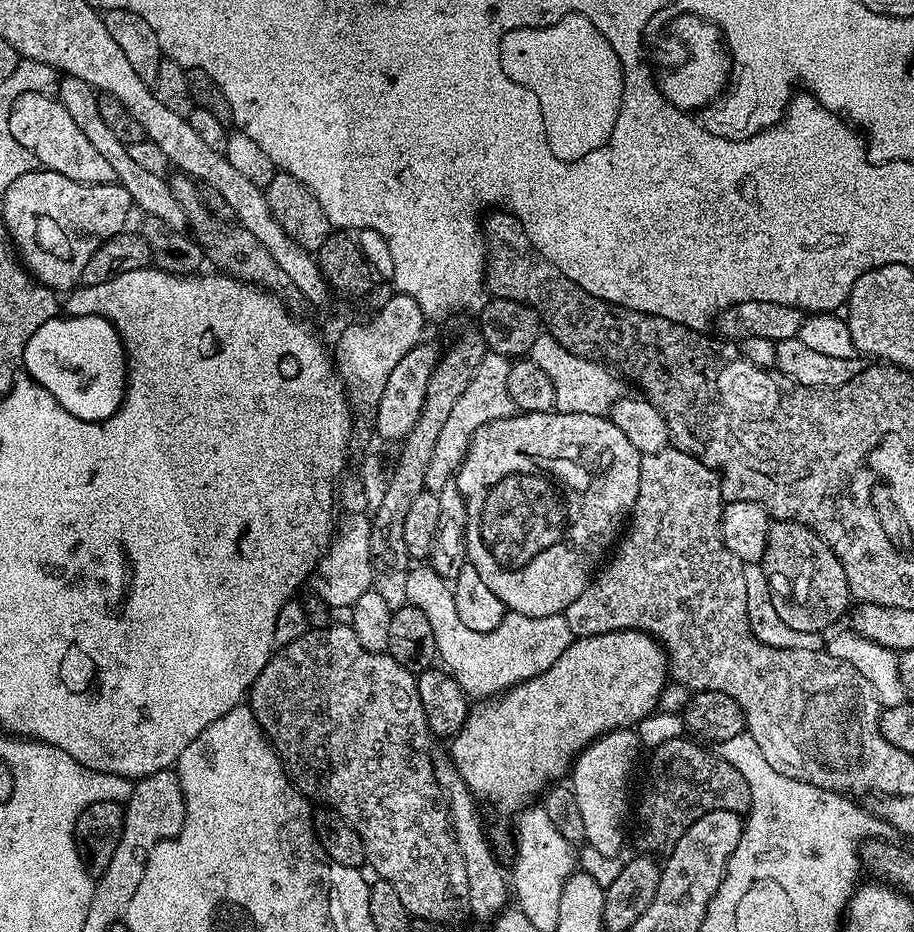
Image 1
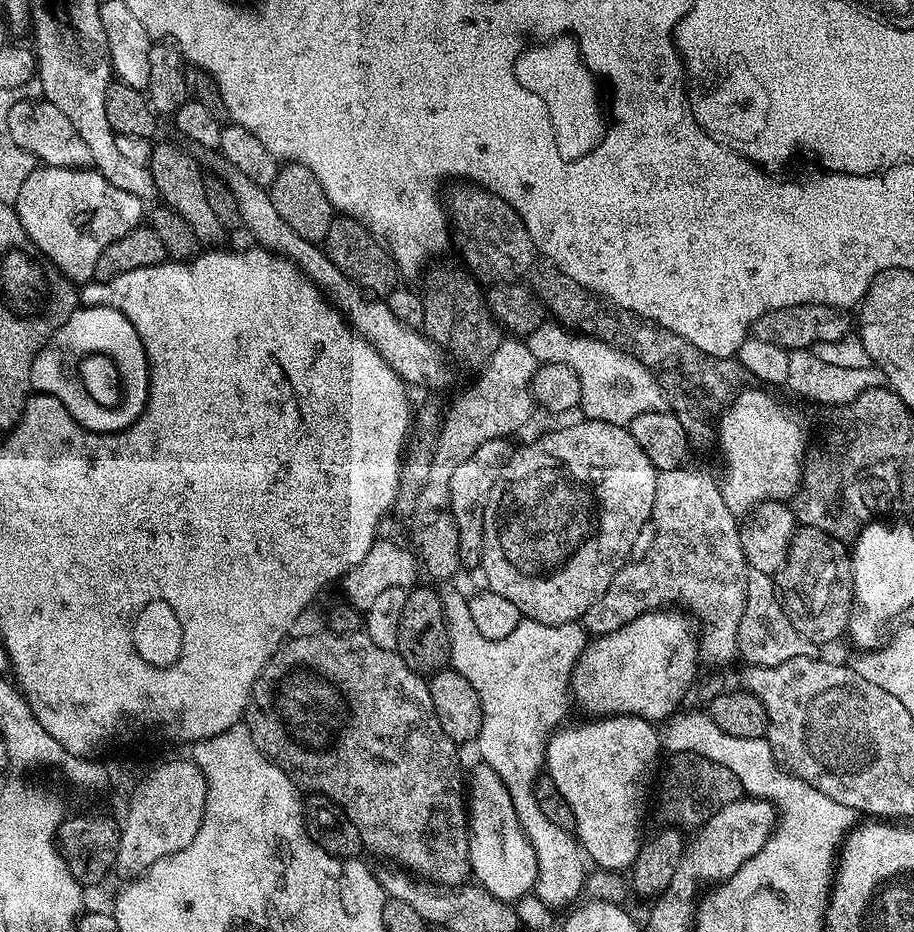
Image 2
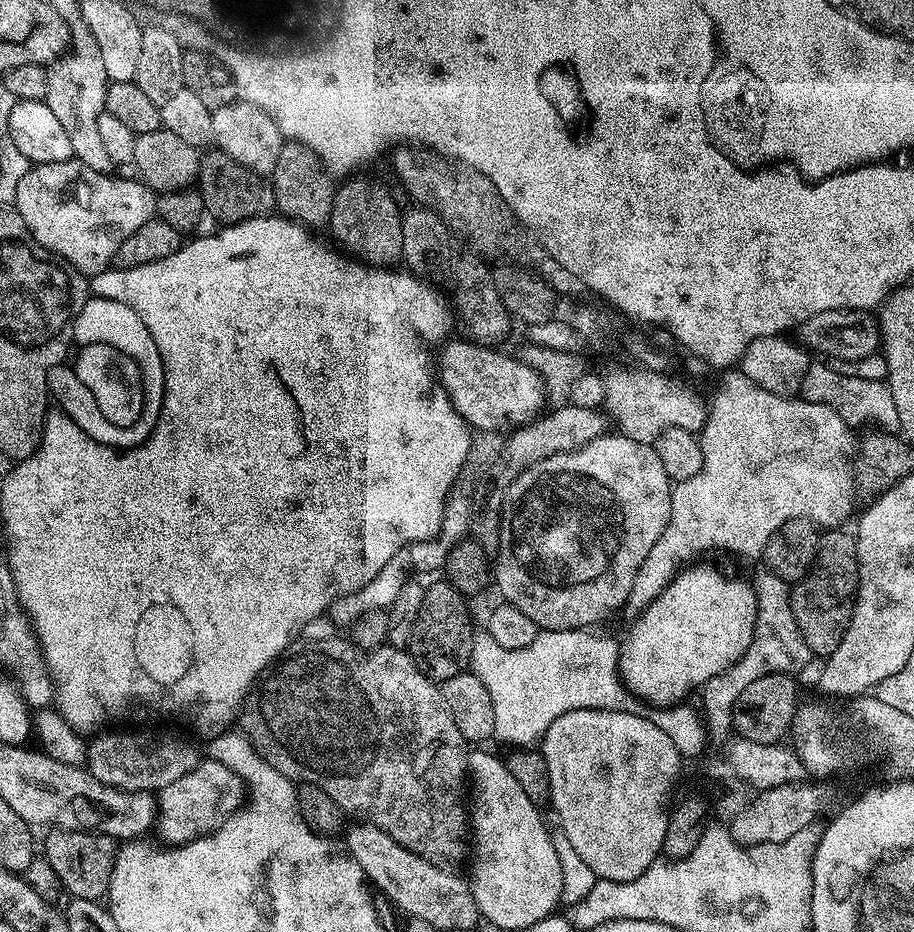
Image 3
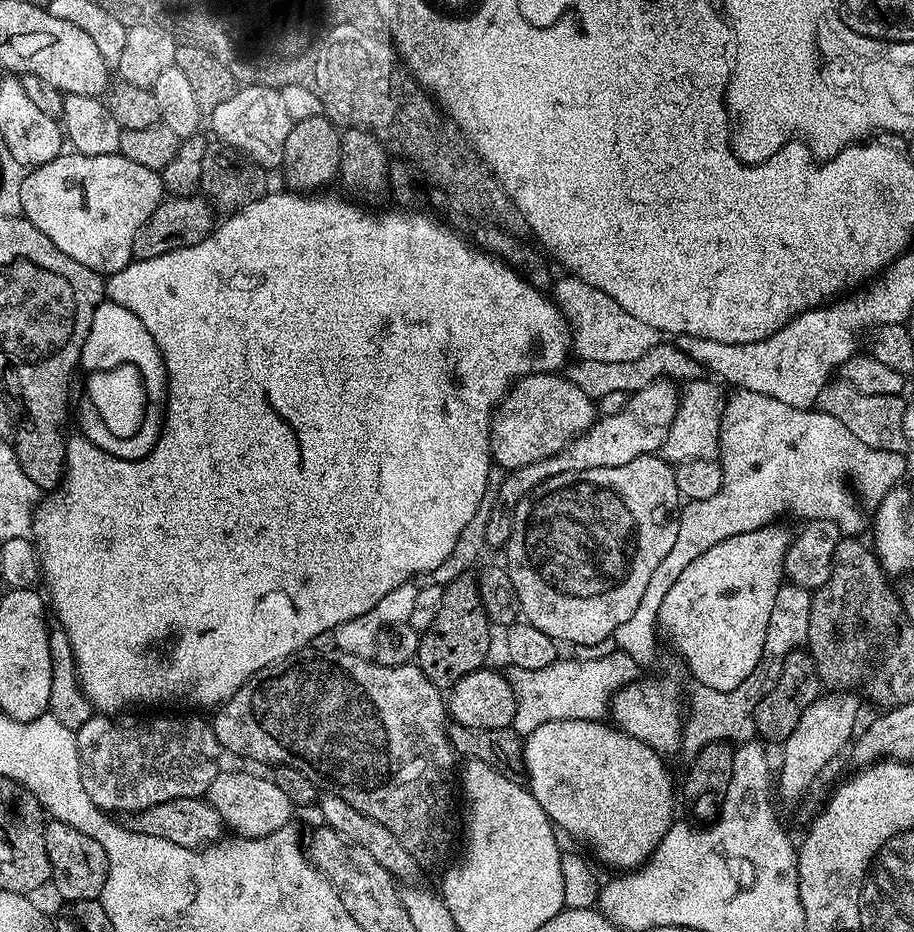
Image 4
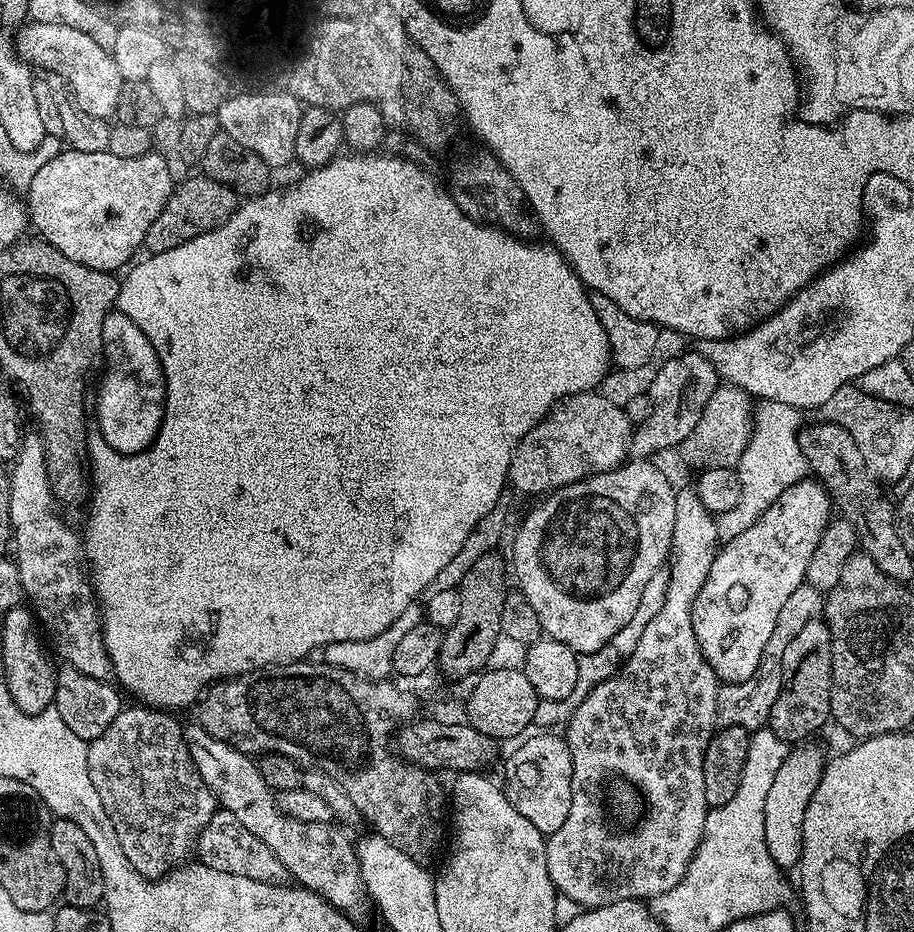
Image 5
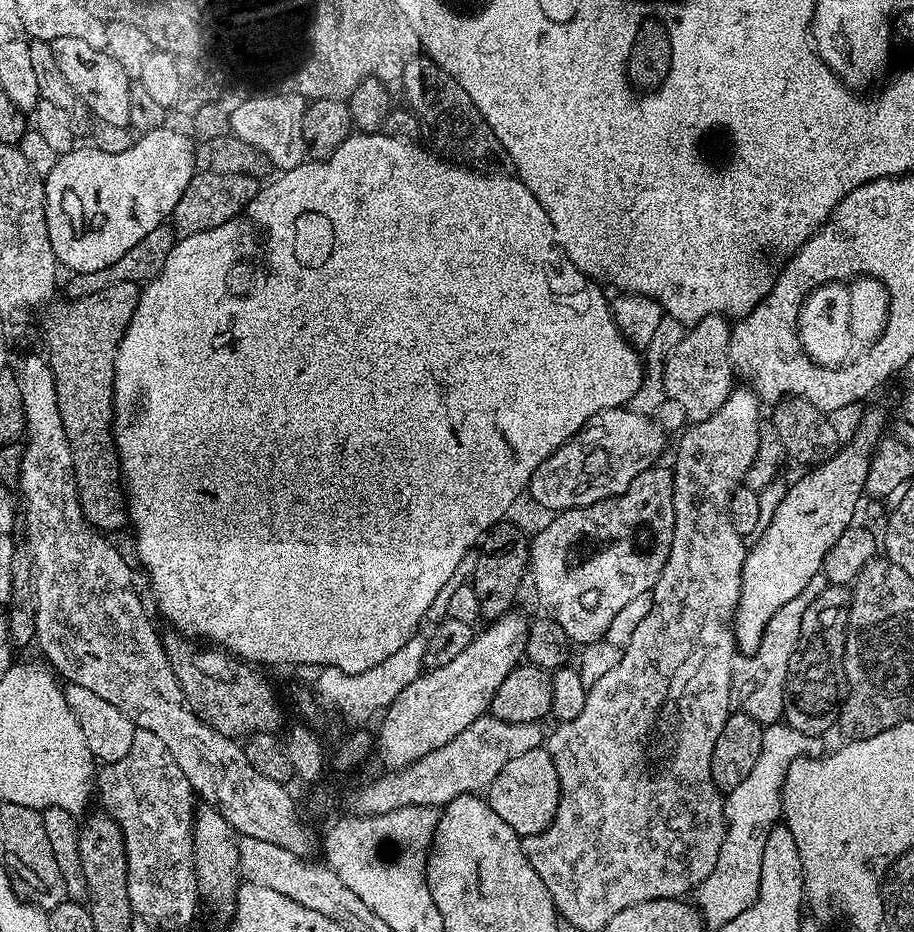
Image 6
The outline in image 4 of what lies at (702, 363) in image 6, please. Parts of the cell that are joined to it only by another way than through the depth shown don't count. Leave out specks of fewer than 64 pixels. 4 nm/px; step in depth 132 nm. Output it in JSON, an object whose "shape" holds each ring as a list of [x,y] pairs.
{"shape":[[[665,378],[650,382],[642,390],[631,393],[625,408],[618,414],[601,415],[596,423],[590,425],[584,435],[572,441],[567,448],[550,458],[542,458],[542,462],[530,462],[530,466],[511,469],[505,478],[503,490],[496,492],[496,507],[490,514],[490,522],[486,524],[485,542],[489,549],[503,549],[510,538],[512,529],[511,511],[526,494],[534,491],[542,482],[552,476],[582,470],[598,470],[610,466],[626,466],[626,462],[634,462],[634,458],[651,456],[659,453],[670,434],[670,426],[678,414],[681,389],[671,379]]]}

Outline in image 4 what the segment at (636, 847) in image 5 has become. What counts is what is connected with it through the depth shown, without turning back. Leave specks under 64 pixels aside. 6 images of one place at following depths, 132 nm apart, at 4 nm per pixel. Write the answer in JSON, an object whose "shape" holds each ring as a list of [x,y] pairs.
{"shape":[[[672,668],[666,669],[661,676],[646,676],[637,678],[628,687],[620,689],[610,708],[610,720],[627,736],[638,738],[655,752],[669,754],[675,748],[677,751],[682,744],[680,680]]]}

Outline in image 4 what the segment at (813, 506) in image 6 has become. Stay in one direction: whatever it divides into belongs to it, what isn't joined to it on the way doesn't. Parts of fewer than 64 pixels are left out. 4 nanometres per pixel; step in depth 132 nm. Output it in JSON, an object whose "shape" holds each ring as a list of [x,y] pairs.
{"shape":[[[773,522],[710,546],[706,554],[698,554],[678,574],[678,582],[670,586],[662,600],[659,627],[663,635],[672,636],[677,654],[705,688],[734,690],[742,686],[762,658],[774,598],[778,598],[780,585],[786,580],[784,556],[792,545],[793,533],[782,525]]]}

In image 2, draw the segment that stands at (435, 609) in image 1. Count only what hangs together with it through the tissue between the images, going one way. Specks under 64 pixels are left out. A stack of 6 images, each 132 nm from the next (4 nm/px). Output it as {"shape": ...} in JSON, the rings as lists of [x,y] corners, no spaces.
{"shape":[[[444,592],[442,596],[444,602],[444,613],[446,614],[446,622],[448,623],[448,643],[450,645],[450,666],[458,674],[462,674],[462,678],[466,678],[470,682],[470,686],[474,686],[474,690],[478,690],[478,698],[482,702],[482,730],[476,735],[474,748],[480,751],[479,759],[490,766],[490,770],[494,770],[494,774],[498,774],[498,778],[502,778],[502,782],[506,786],[506,790],[510,790],[510,802],[515,800],[524,800],[524,796],[535,796],[536,780],[542,775],[542,769],[546,764],[546,749],[548,747],[548,739],[552,737],[552,733],[557,731],[565,723],[564,715],[568,712],[568,700],[570,704],[570,689],[572,686],[572,671],[578,662],[578,658],[583,654],[586,647],[586,633],[579,623],[574,624],[543,624],[542,622],[534,622],[527,618],[523,618],[518,622],[518,626],[514,627],[506,638],[501,641],[491,641],[484,638],[478,632],[474,621],[470,616],[468,609],[468,600],[460,592]]]}

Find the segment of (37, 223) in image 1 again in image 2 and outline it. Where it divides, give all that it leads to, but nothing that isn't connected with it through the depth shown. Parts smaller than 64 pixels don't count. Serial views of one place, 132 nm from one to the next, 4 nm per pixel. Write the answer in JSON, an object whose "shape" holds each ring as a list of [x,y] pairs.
{"shape":[[[37,166],[33,172],[22,182],[22,194],[18,194],[14,205],[18,218],[30,234],[34,246],[42,250],[54,266],[63,276],[67,276],[73,284],[83,286],[95,277],[98,257],[102,250],[110,246],[110,242],[118,242],[122,234],[130,234],[130,230],[141,227],[146,216],[145,201],[140,200],[134,194],[126,194],[126,190],[118,190],[118,186],[110,186],[102,174],[91,167],[83,168],[50,168]]]}

